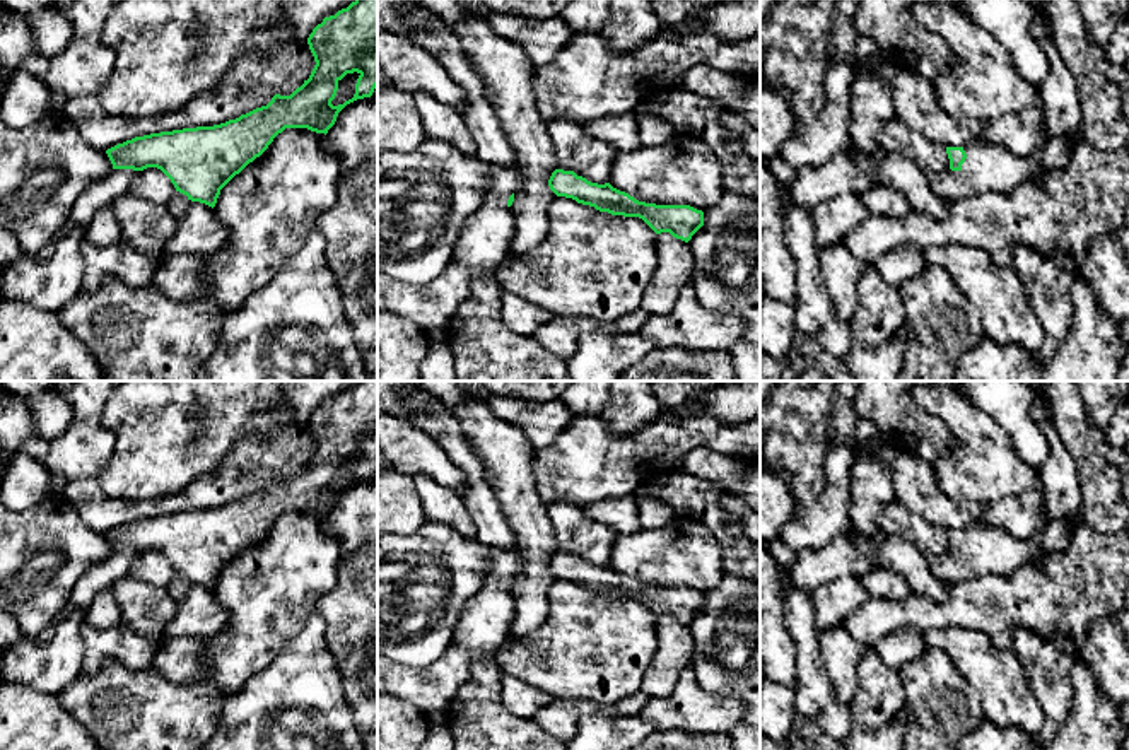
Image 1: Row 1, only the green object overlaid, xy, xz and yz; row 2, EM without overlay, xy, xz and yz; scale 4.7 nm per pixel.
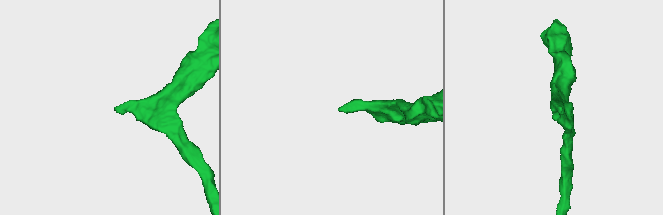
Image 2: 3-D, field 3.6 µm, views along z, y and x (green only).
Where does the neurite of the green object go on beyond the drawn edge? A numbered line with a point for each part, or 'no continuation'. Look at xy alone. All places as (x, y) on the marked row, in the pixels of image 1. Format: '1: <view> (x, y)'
1: xy (118, 181)

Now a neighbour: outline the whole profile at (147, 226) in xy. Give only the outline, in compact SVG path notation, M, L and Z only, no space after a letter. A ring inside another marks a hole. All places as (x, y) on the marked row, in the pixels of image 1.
M130 191L118 196L111 207L123 231L123 239L159 265L167 256L166 241L178 227L178 220L167 207Z

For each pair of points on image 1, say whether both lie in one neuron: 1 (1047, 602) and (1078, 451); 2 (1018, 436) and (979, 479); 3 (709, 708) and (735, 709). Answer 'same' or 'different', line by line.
1: different
2: different
3: same

